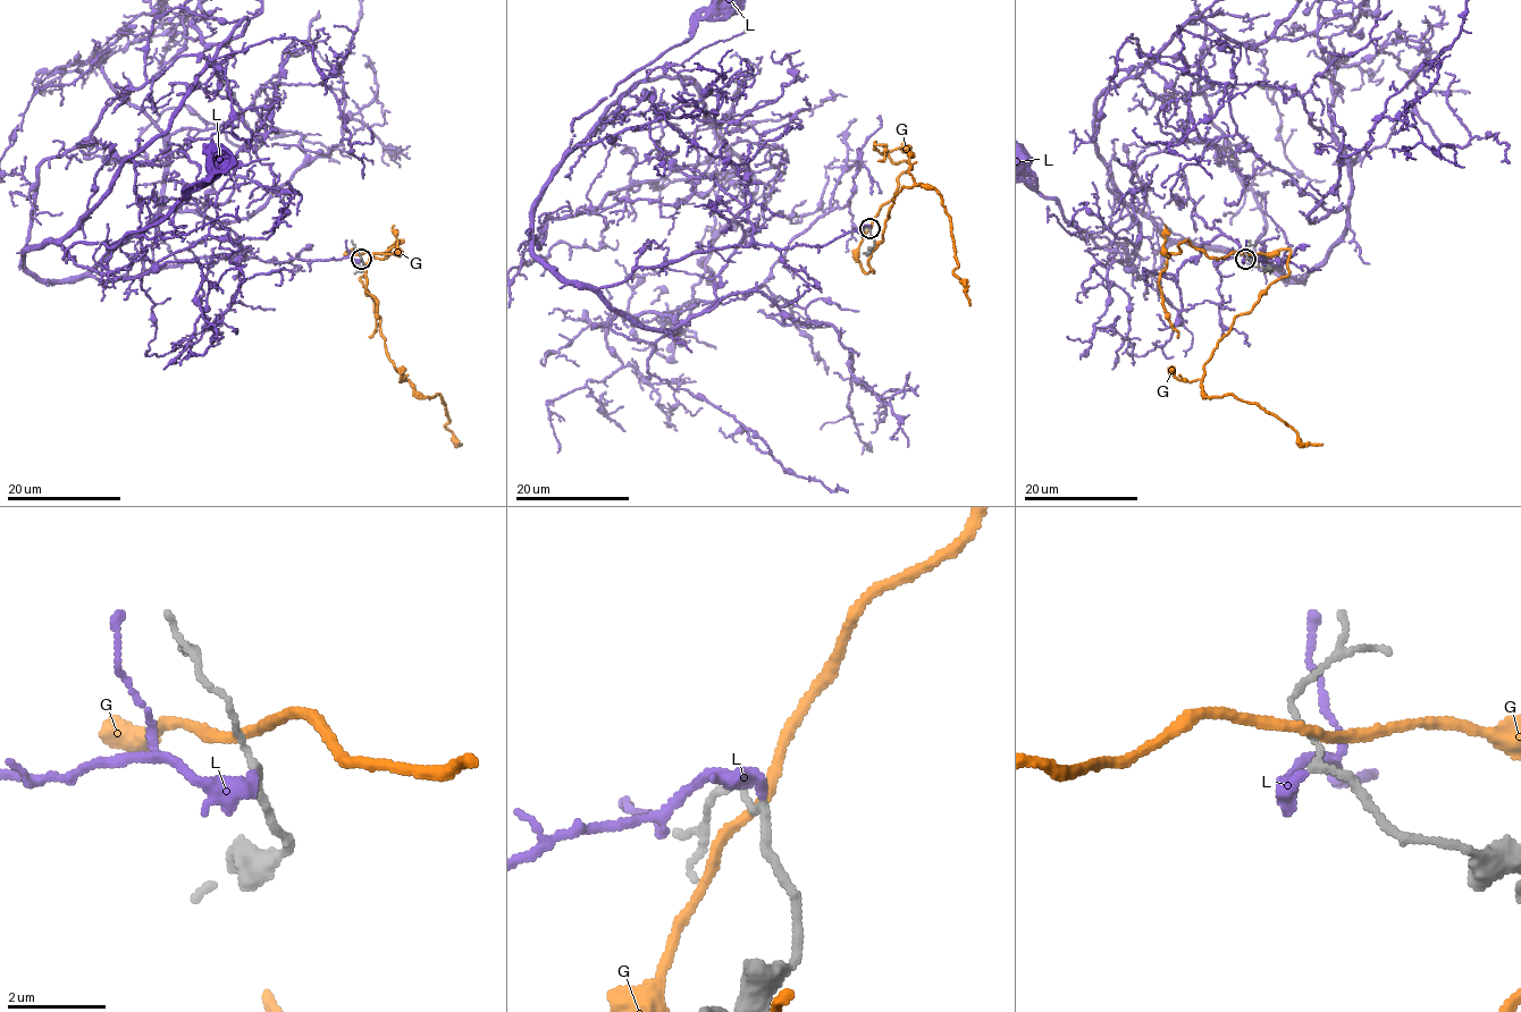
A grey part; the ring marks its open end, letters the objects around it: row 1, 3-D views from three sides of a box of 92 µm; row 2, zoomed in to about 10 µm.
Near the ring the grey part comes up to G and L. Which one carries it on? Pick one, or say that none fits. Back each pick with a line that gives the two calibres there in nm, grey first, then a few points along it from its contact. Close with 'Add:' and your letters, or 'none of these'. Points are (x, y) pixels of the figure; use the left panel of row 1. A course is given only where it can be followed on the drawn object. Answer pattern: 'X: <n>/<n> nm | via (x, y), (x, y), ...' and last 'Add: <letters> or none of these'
L: 130/240 nm | via (361, 259), (24, 267), (57, 243), (144, 276), (140, 252), (108, 270), (110, 245), (225, 160)
Add: L

